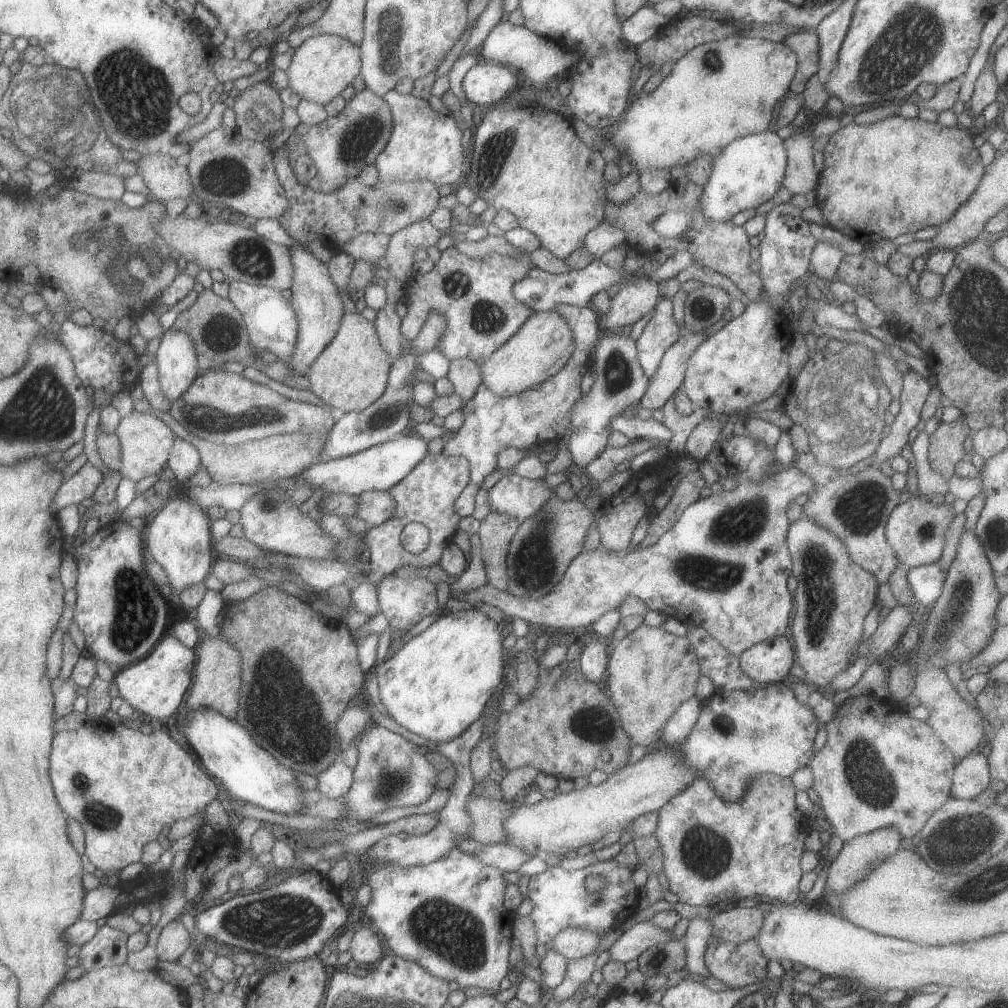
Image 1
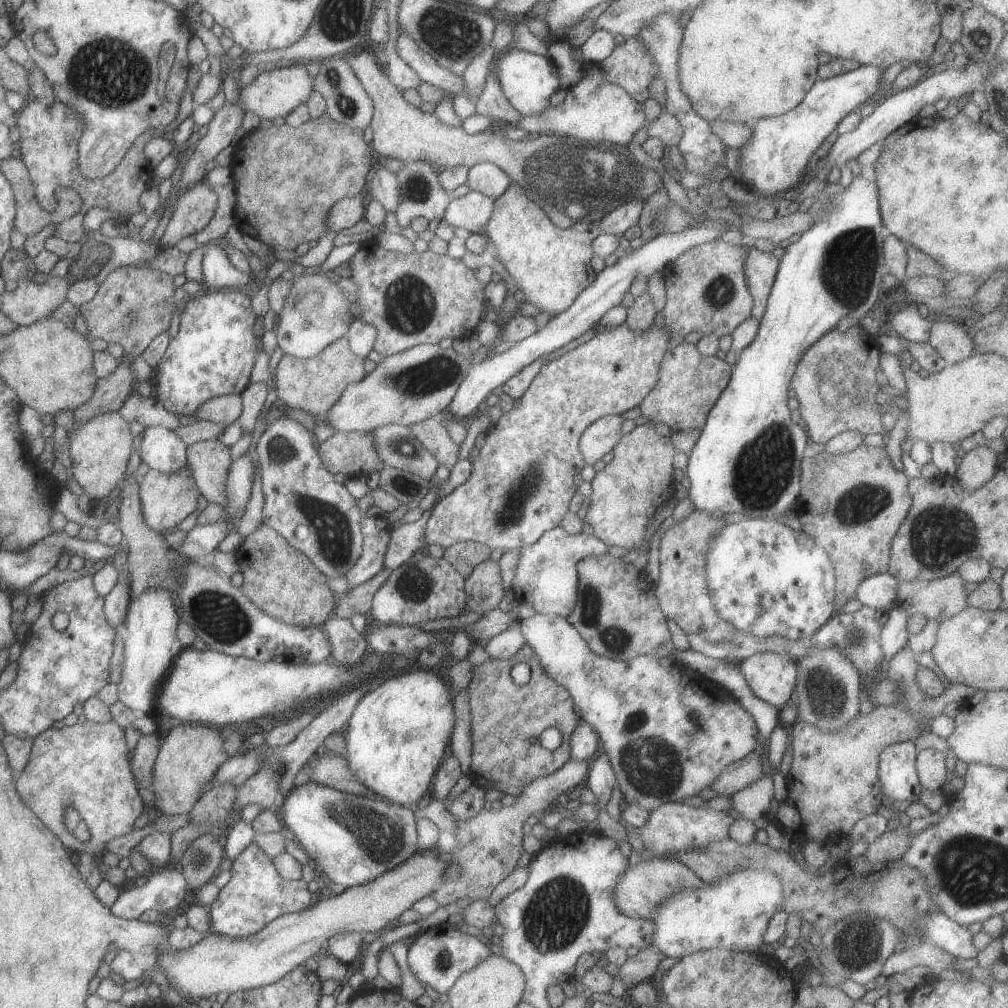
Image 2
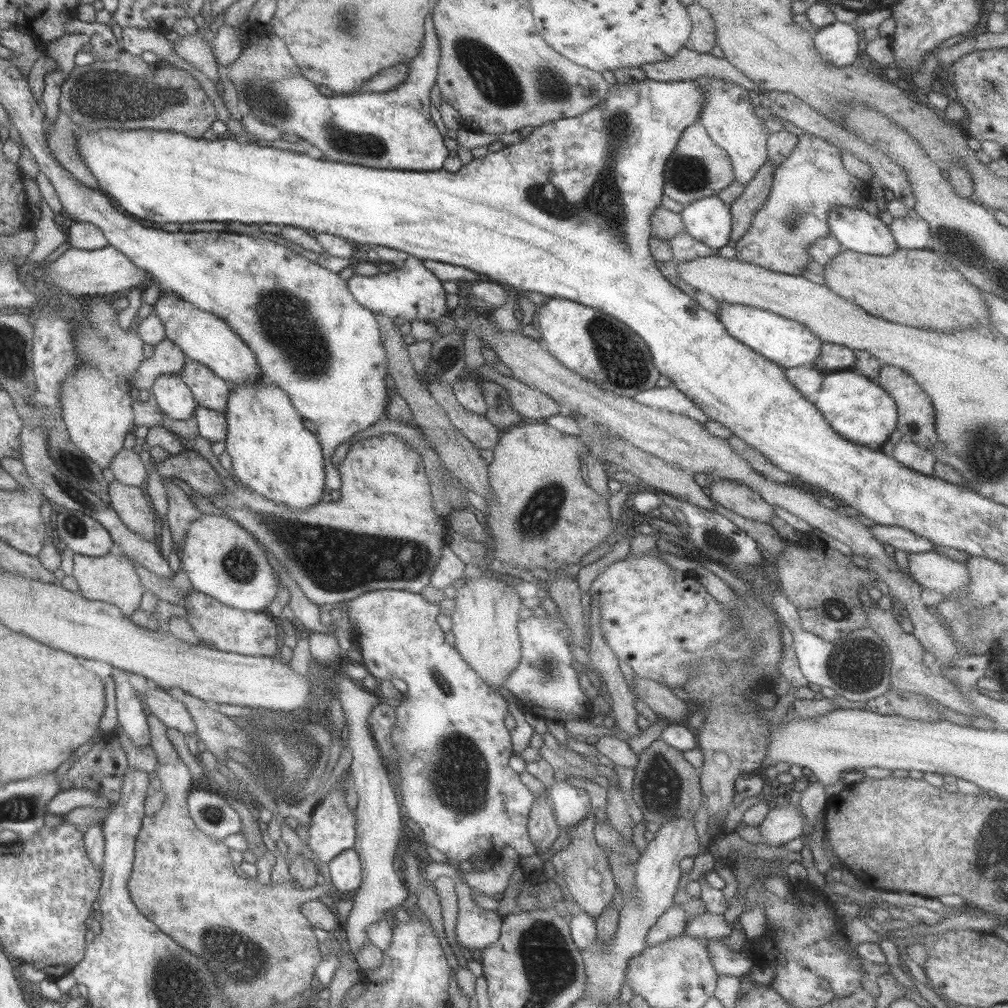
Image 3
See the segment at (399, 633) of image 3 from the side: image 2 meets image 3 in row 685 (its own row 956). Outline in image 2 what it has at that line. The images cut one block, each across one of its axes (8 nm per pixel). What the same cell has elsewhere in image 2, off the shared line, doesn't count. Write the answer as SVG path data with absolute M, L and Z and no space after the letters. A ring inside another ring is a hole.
M447 922L441 923L433 929L419 931L409 946L406 962L421 985L429 986L440 995L448 993L461 974L472 970L491 954L488 943L483 938L477 938L469 930L456 928Z

